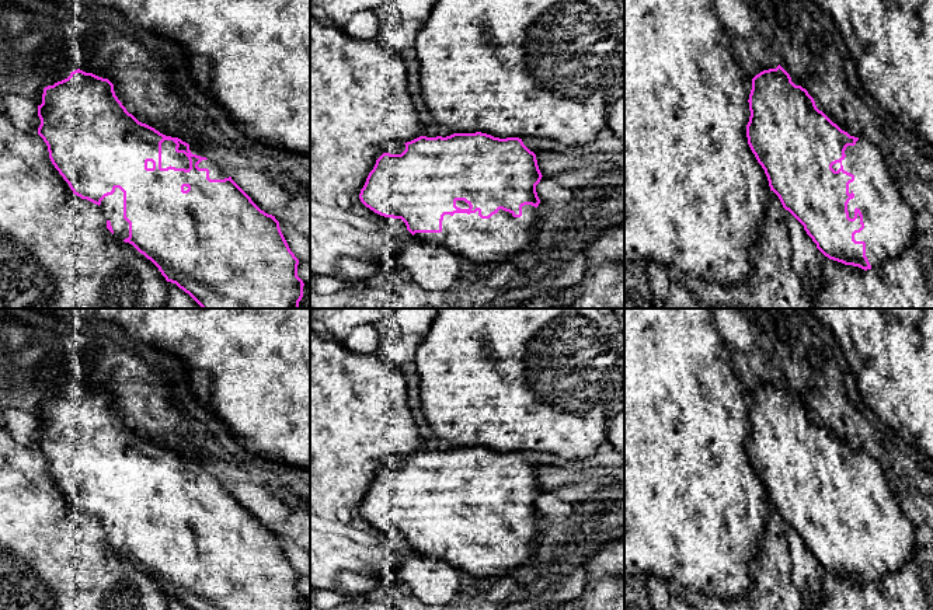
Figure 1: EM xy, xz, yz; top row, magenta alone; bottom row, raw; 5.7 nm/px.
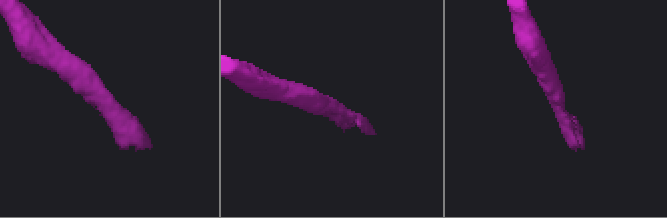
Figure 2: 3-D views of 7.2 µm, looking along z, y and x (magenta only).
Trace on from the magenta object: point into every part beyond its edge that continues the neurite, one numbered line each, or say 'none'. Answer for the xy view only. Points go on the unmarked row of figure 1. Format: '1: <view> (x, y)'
1: xy (169, 470)

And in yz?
1: yz (890, 537)

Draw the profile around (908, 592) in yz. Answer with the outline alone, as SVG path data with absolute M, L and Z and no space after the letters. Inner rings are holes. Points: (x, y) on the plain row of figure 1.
M919 544L913 557L898 571L890 572L875 583L861 583L818 568L822 599L810 602L815 610L933 610L933 544Z

